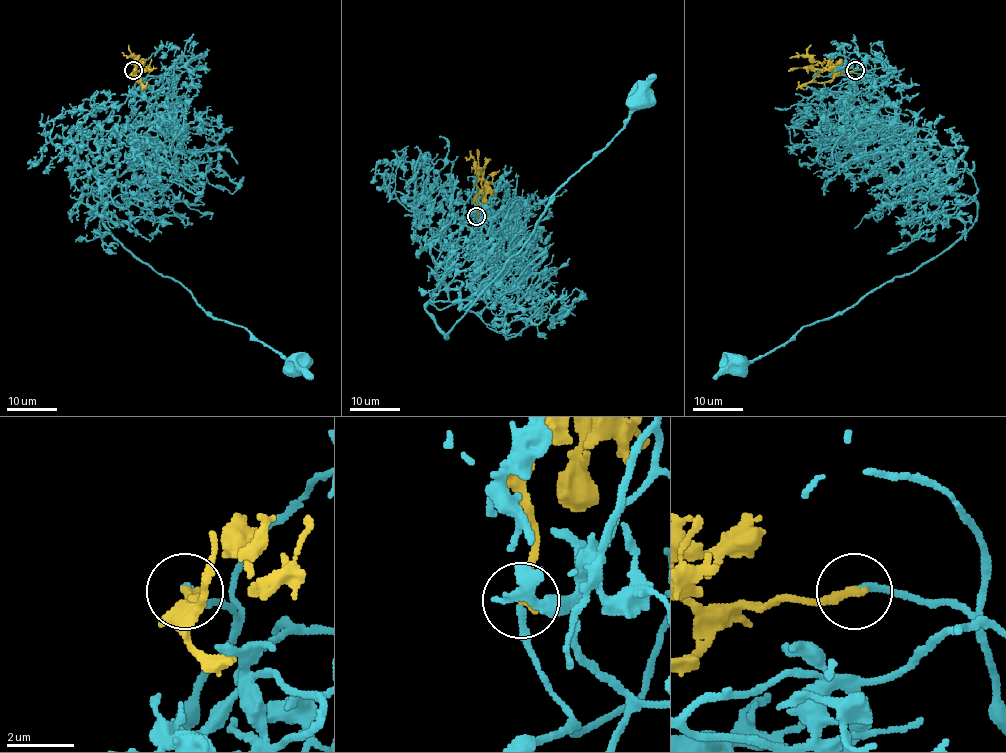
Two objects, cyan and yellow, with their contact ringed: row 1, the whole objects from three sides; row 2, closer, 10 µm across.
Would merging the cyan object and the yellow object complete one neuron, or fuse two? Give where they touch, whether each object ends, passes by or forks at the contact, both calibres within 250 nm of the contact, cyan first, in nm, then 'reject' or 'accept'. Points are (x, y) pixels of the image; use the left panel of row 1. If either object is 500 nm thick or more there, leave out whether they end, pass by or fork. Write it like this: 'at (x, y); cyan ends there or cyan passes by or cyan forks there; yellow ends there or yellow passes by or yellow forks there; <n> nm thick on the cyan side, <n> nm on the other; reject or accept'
at (133, 70); cyan ends there; yellow ends there; 190 nm thick on the cyan side, 240 nm on the other; accept

